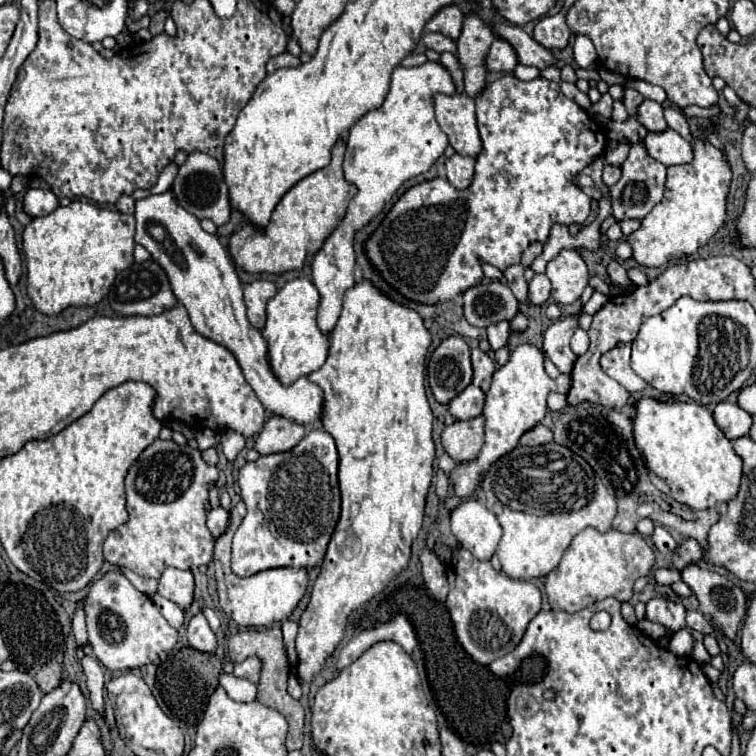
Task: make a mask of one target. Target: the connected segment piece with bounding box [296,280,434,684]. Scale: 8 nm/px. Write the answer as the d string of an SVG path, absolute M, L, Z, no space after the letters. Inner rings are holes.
M362 280L344 296L344 308L330 334L330 350L324 366L310 374L310 382L318 384L324 392L322 428L336 440L338 448L342 512L320 564L320 574L310 592L310 602L298 622L296 672L300 684L312 682L322 672L326 660L344 638L348 616L358 606L380 594L402 570L408 568L412 544L422 528L424 502L432 482L434 462L434 416L424 388L424 362L430 344L430 332L418 312L396 304L368 280Z

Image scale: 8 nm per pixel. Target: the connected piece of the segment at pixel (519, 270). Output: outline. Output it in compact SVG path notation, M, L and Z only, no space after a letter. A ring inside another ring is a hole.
M522 264L512 265L504 271L505 273L504 276L508 281L509 288L511 289L513 294L516 296L518 301L527 303L530 306L531 304L530 302L528 302L528 284L524 278L524 268L525 267L522 266Z

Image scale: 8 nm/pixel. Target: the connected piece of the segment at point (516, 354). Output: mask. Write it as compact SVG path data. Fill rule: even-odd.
M518 344L510 352L510 360L500 366L494 372L492 386L486 392L486 404L484 404L484 416L486 416L486 442L480 450L480 456L470 462L456 466L450 474L450 480L454 484L454 490L458 496L468 496L474 492L474 488L480 484L482 474L506 452L510 452L520 436L540 424L540 420L546 414L546 396L552 391L565 392L567 394L571 386L569 374L561 374L557 379L552 379L544 372L544 352L536 348L534 344Z

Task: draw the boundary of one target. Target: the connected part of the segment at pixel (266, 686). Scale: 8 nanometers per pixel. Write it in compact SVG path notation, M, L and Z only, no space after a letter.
M272 626L272 628L264 628L264 630L246 630L246 632L240 632L232 638L228 638L228 656L230 656L232 662L242 662L244 658L250 658L254 654L262 658L262 678L258 682L256 700L260 704L266 704L266 706L278 710L288 720L286 748L288 750L300 750L302 748L302 730L304 730L304 708L298 700L294 700L286 692L288 658L286 658L286 650L284 650L284 644L282 644L282 630L278 626Z

